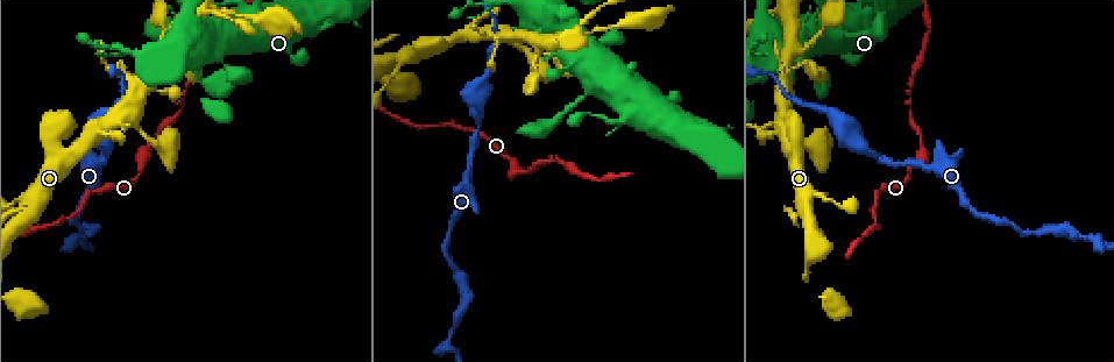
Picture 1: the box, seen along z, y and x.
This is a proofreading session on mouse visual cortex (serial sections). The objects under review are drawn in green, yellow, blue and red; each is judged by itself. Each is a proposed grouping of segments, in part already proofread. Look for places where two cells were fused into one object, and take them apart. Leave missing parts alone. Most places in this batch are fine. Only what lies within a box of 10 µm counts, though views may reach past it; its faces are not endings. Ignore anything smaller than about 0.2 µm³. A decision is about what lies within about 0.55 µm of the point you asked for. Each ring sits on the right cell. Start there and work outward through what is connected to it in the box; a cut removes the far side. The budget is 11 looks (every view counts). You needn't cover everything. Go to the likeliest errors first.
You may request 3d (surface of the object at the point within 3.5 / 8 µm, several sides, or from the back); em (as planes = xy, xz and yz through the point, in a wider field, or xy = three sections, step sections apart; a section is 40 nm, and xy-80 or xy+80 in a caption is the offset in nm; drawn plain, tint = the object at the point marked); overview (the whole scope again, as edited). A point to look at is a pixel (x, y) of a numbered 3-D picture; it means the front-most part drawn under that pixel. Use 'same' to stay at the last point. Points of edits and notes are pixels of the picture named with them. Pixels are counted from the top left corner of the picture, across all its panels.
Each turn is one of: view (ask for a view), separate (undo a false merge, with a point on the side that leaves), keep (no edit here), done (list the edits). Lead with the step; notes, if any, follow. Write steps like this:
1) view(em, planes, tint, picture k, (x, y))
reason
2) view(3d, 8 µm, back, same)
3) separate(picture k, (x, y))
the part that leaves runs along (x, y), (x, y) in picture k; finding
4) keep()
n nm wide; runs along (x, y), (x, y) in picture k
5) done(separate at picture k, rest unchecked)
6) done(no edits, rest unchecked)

view(3d, 3.5 µm, picture 1, (821, 196))
thick turns thin

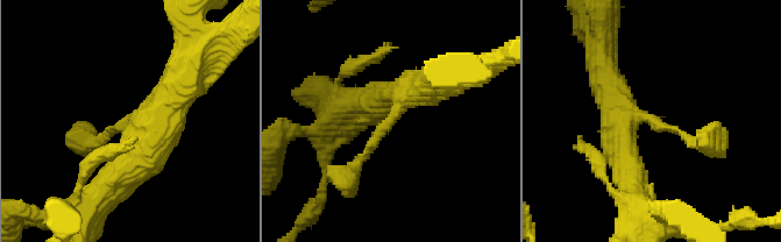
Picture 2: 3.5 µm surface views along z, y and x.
keep()
arms of 150, 500 nm; runs along (441, 77), (402, 98), (345, 178) in picture 2; continuous, no second cell

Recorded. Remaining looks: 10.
view(3d, 3.5 µm, picture 1, (781, 113))
four or more arms meet

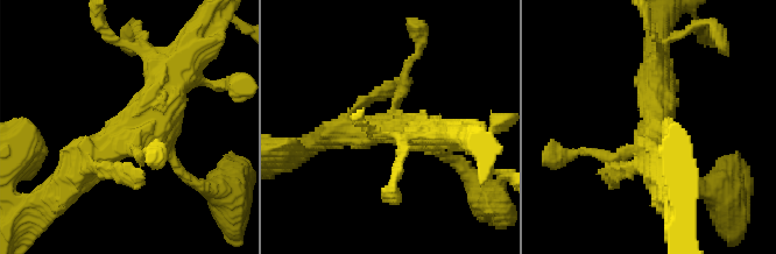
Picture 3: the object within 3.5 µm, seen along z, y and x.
view(em, xy, step 1, tint, picture 3, (654, 125))
4 arms; arms of 150, 150, 400, 400 nm; shape alone is not enough

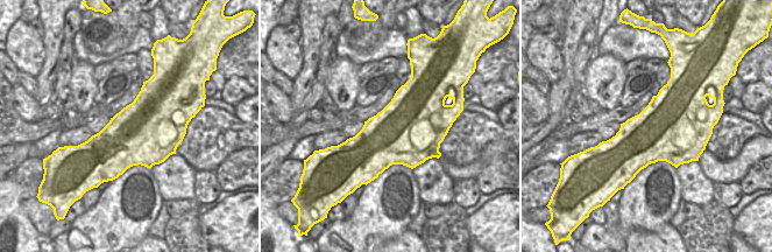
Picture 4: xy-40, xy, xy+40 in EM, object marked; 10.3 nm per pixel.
view(em, xy, step 3, tint, same)
another direction

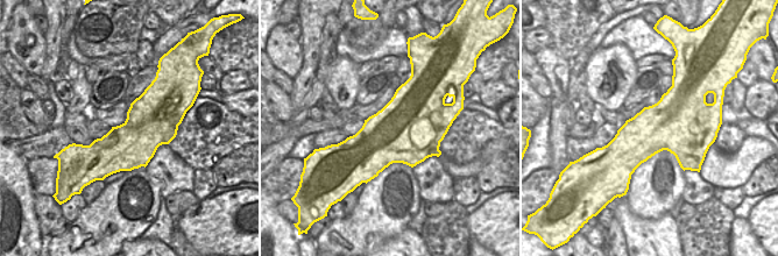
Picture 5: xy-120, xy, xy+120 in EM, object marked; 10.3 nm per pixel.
keep()
runs along (72, 178), (145, 114), (183, 60) in picture 3; continuous, no second cell

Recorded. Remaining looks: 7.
view(3d, 8 µm, back, picture 1, (79, 234))
thin neck

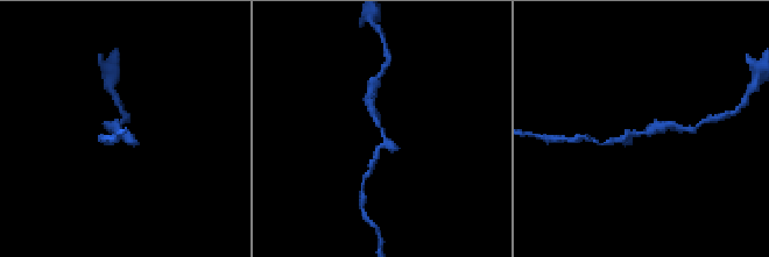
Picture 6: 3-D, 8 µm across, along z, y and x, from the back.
view(3d, 3.5 µm, back, same)
closer look

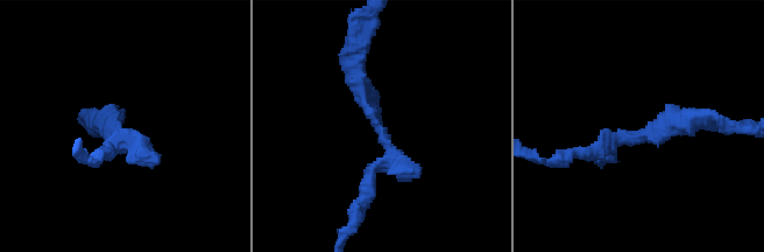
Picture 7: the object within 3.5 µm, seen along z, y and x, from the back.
view(em, planes, tint, picture 7, (640, 133))
shape alone is not enough

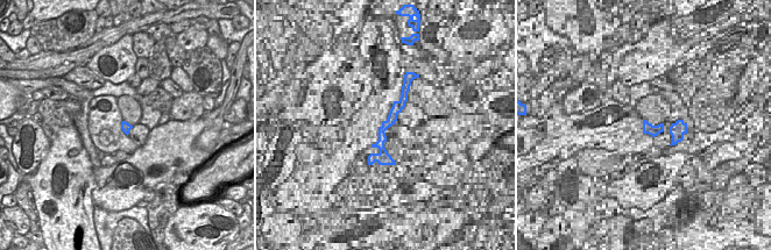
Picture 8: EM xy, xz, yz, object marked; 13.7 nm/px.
keep()
one cell here

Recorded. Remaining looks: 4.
view(3d, 3.5 µm, back, picture 1, (181, 104))
narrows sharply

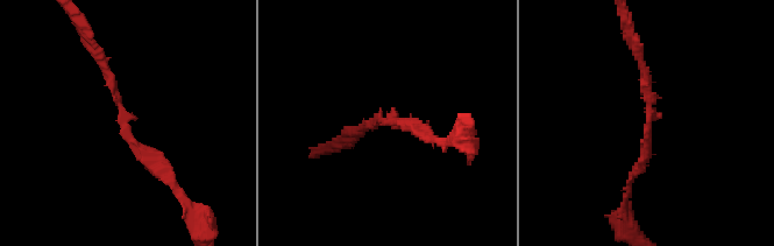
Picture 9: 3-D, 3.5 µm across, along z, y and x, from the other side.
view(em, xy, step 5, tint, picture 9, (386, 121))
need the tissue

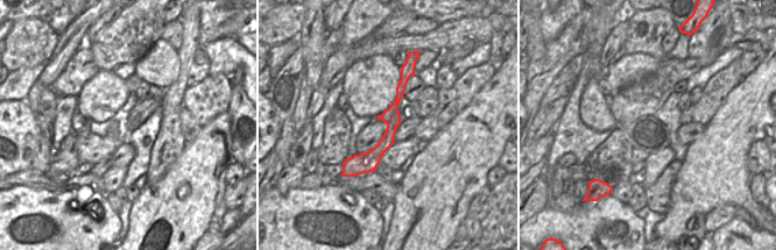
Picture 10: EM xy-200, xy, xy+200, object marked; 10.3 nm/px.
keep()
190 nm wide; runs along (172, 181), (126, 134), (97, 55) in picture 9; continuous, no second cell

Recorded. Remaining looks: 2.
done(no edits, rest unchecked)

